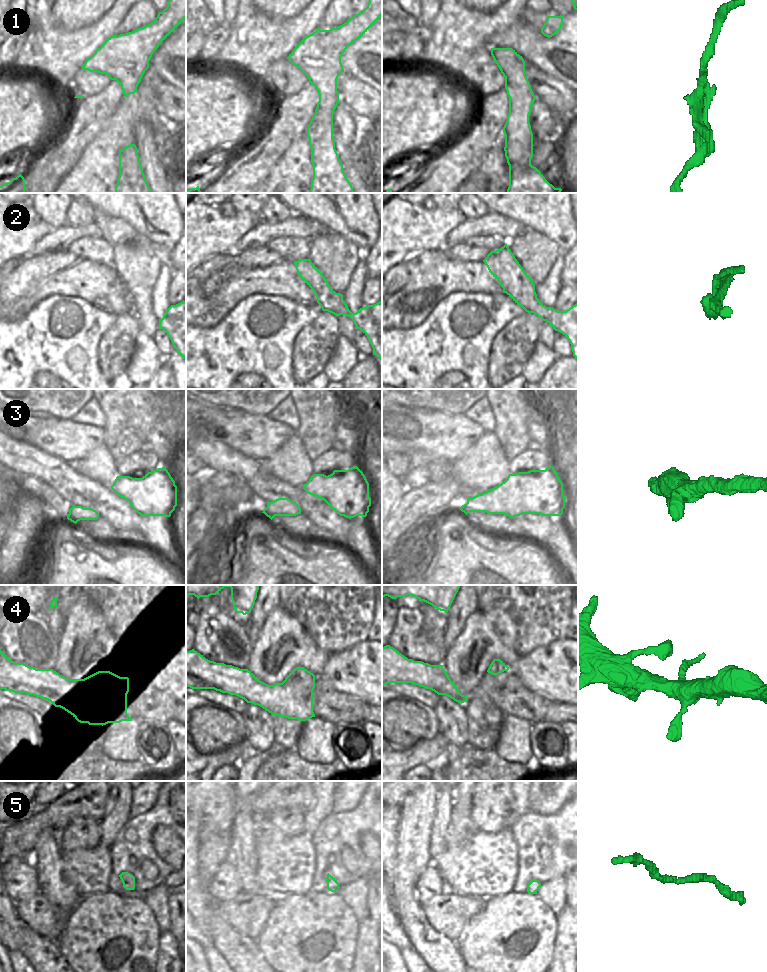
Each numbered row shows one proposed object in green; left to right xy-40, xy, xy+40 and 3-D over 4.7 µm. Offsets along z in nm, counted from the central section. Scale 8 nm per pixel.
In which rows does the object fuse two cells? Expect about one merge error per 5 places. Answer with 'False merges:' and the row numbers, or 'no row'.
False merges: no row.

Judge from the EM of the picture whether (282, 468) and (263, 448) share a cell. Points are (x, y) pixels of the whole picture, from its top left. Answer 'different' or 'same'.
different

